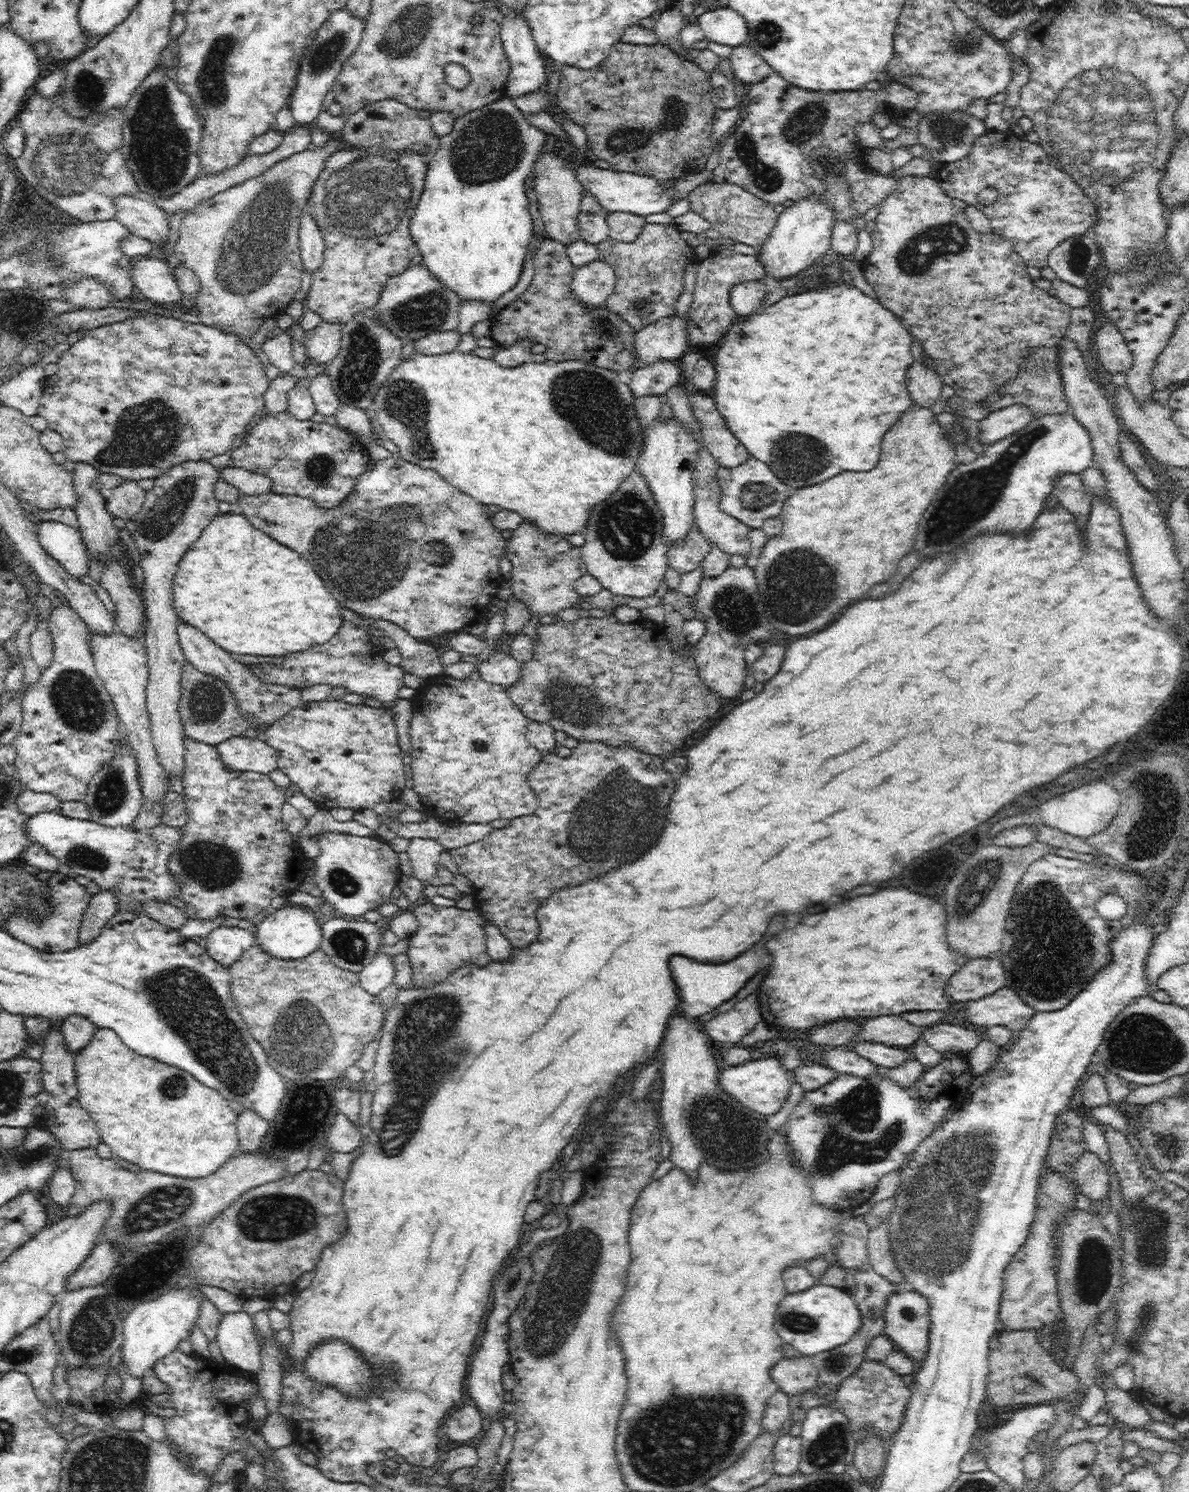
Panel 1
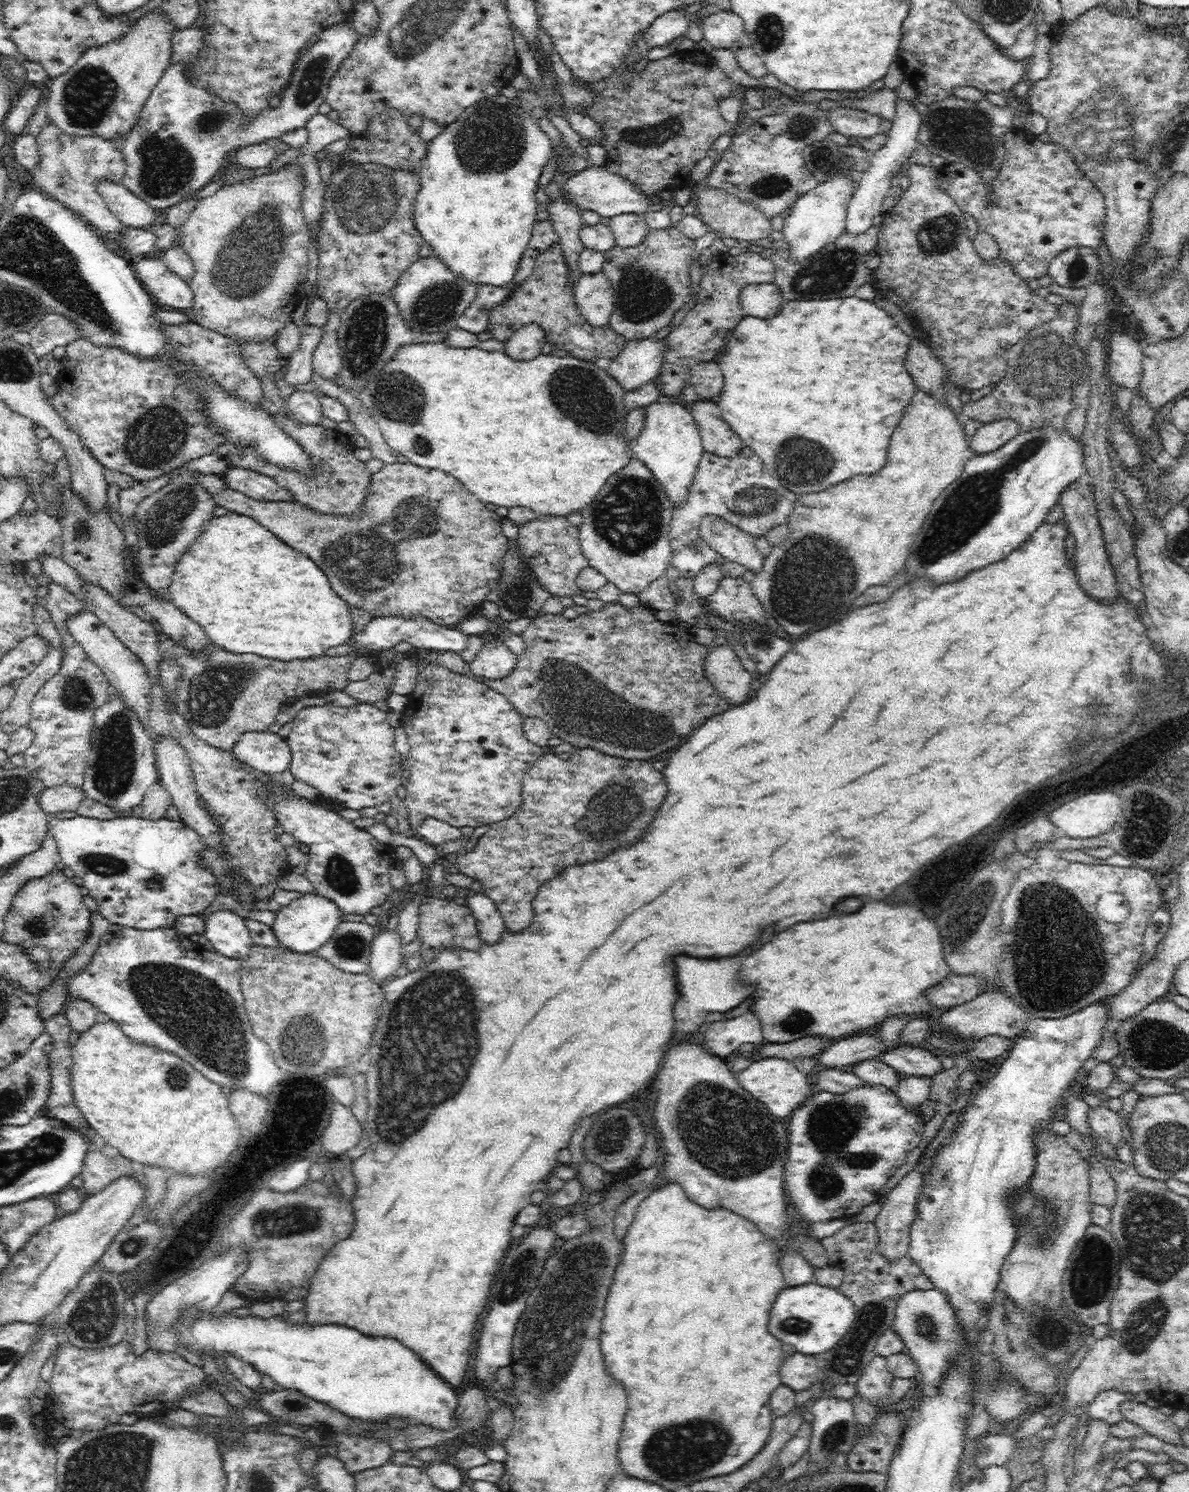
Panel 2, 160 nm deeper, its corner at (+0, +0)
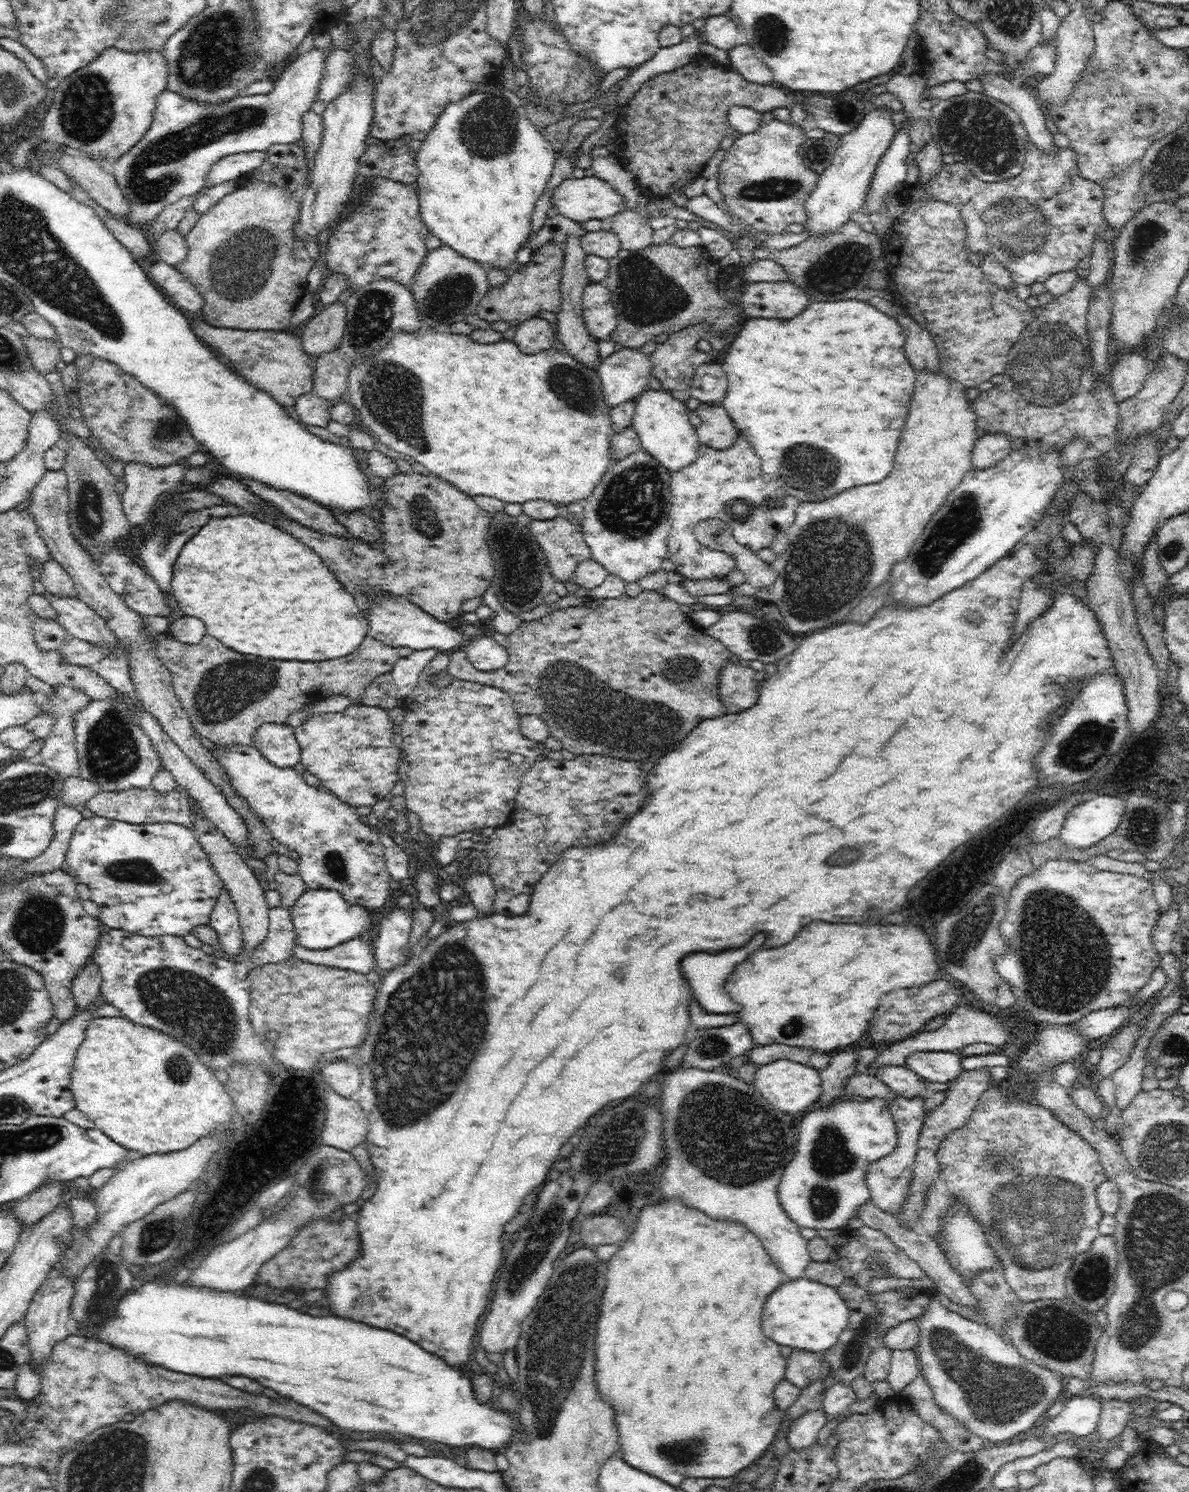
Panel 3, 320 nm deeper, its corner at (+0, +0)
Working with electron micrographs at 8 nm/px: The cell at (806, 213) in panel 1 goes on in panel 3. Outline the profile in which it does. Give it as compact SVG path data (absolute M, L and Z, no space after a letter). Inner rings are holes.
M869 107L861 123L854 130L842 135L840 148L836 150L832 164L819 176L816 189L812 190L806 200L809 218L803 227L810 235L833 233L842 224L850 221L851 214L863 210L878 164L895 138L898 125L894 125L892 114L888 109Z

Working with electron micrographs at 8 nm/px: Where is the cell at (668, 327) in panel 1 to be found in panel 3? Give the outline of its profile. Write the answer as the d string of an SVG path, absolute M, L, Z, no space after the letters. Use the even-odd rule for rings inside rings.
M624 347L602 360L596 369L605 403L614 408L626 400L636 399L647 389L651 360L639 349Z

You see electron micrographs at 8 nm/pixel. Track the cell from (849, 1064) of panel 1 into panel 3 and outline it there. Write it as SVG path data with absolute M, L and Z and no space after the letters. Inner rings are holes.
M882 1066L872 1075L876 1075L888 1085L891 1092L903 1098L914 1099L915 1096L922 1096L922 1099L925 1099L925 1095L930 1093L926 1090L926 1080L906 1067Z

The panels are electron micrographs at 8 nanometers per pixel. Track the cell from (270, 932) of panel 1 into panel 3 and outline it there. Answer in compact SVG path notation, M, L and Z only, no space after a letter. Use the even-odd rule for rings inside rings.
M306 889L289 911L296 929L297 944L312 950L332 948L356 936L367 936L368 930L372 928L370 913L372 915L373 911L362 905L346 902L342 894L334 889Z

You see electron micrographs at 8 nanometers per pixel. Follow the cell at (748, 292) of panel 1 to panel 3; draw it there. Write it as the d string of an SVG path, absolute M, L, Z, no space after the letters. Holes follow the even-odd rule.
M790 281L748 283L741 291L739 306L744 318L794 318L812 300Z

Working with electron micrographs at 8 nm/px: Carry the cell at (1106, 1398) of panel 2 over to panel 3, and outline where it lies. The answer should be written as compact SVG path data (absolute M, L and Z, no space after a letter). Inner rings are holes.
M1085 1393L1071 1397L1064 1403L1063 1410L1052 1418L1045 1418L1041 1440L1056 1441L1062 1432L1071 1432L1074 1437L1087 1436L1096 1431L1101 1415L1101 1401Z

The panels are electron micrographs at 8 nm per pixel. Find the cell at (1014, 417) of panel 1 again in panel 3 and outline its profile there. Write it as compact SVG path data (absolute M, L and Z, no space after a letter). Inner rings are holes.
M986 432L974 442L971 454L971 466L976 470L986 470L998 464L1013 450L1010 437L1003 432Z

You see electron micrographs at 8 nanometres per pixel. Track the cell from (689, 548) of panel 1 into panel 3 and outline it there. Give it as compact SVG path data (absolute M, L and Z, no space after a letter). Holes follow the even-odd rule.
M738 436L738 440L725 448L716 450L710 446L700 445L696 460L687 467L671 474L671 509L669 519L671 522L671 531L668 539L668 558L674 563L675 570L685 579L700 580L700 578L722 578L734 568L736 563L728 564L726 558L710 558L710 554L704 554L700 550L700 544L694 542L695 526L700 521L705 521L712 517L726 521L732 528L735 539L742 545L750 547L757 551L761 548L768 548L778 532L785 532L794 522L796 508L801 502L800 499L788 494L777 483L767 475L761 467L761 460L754 454L752 446L744 436Z

